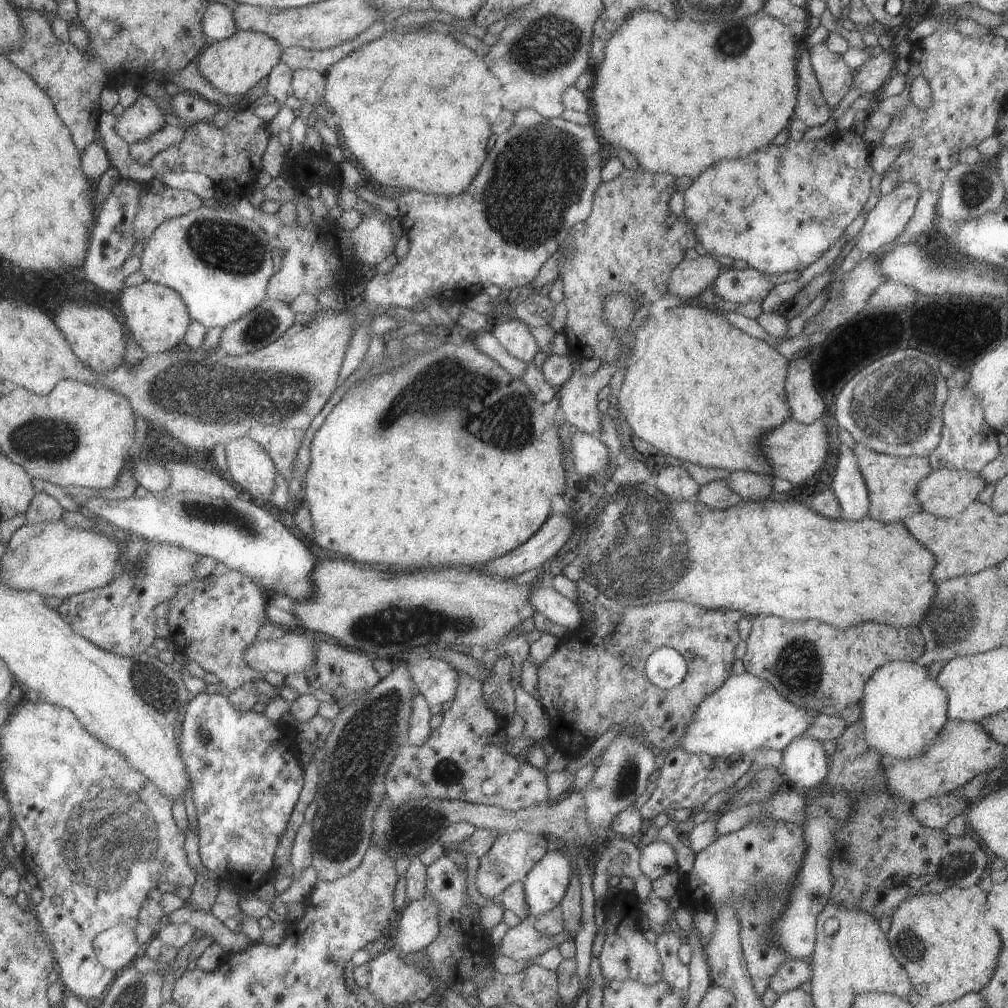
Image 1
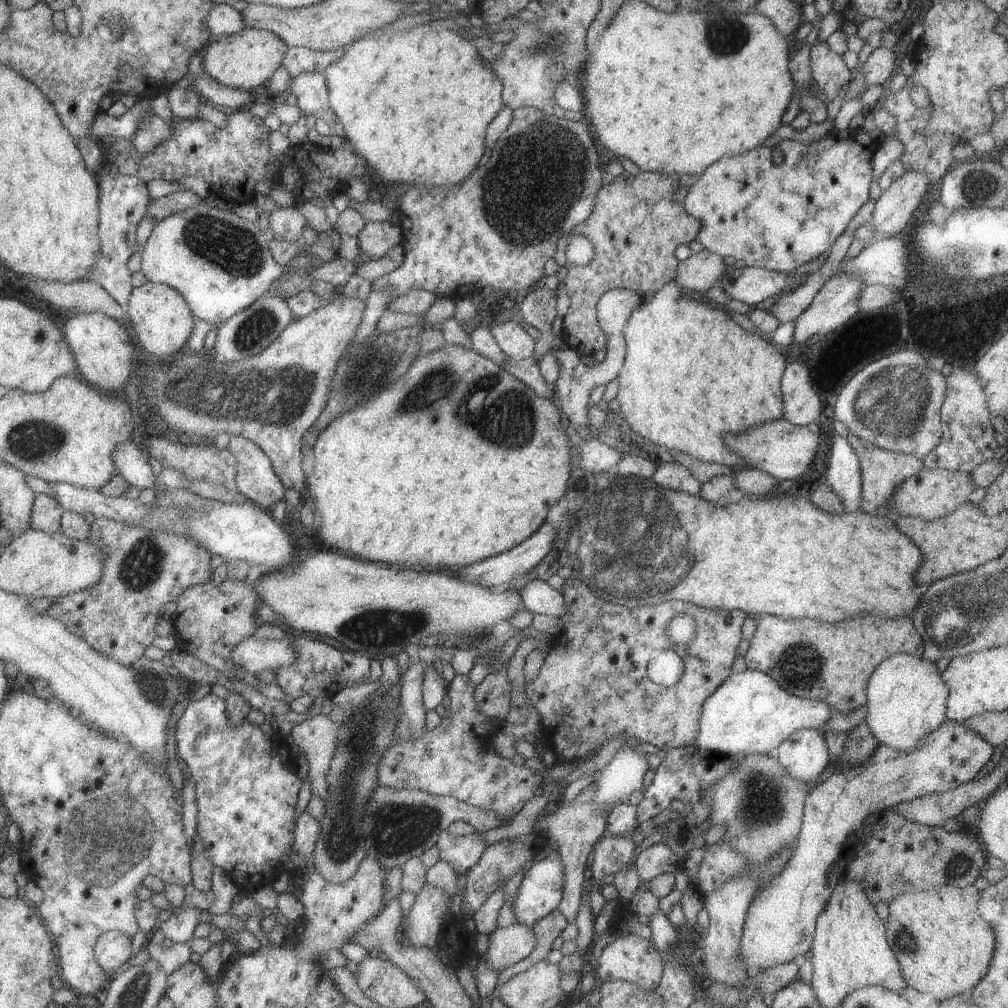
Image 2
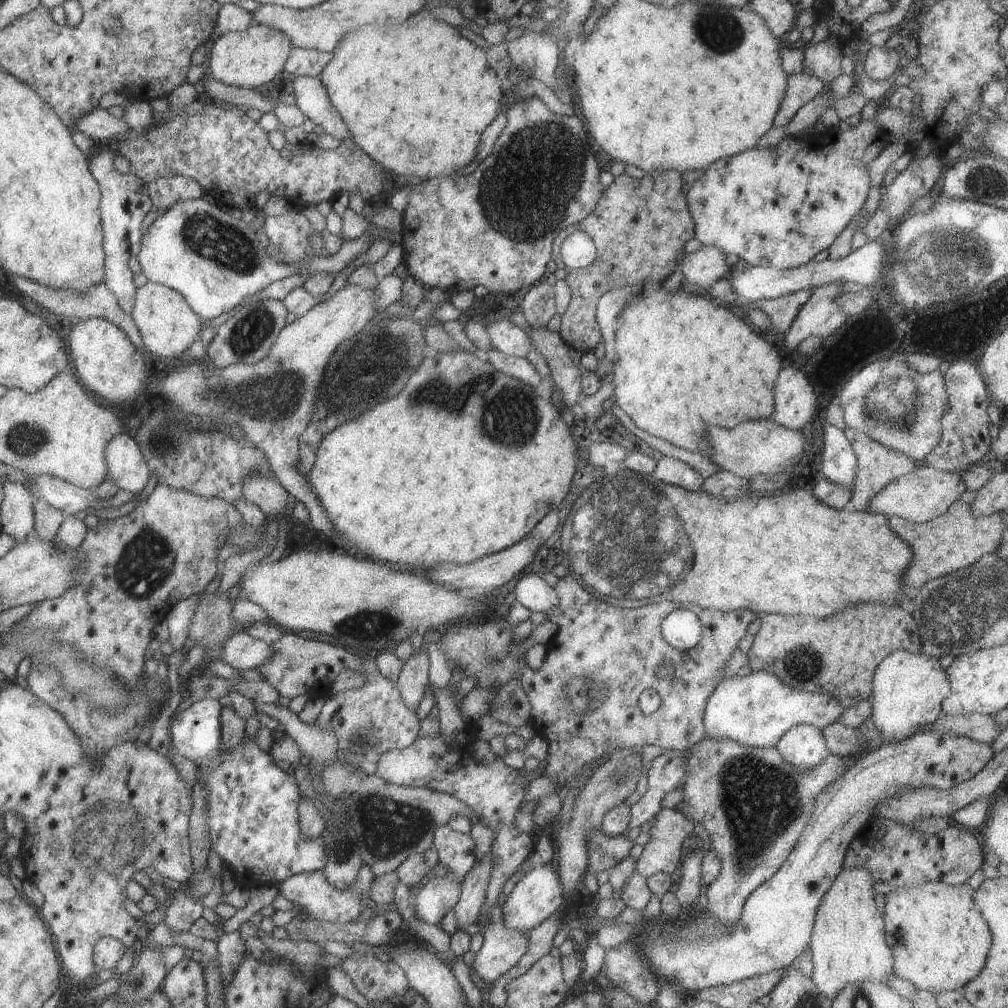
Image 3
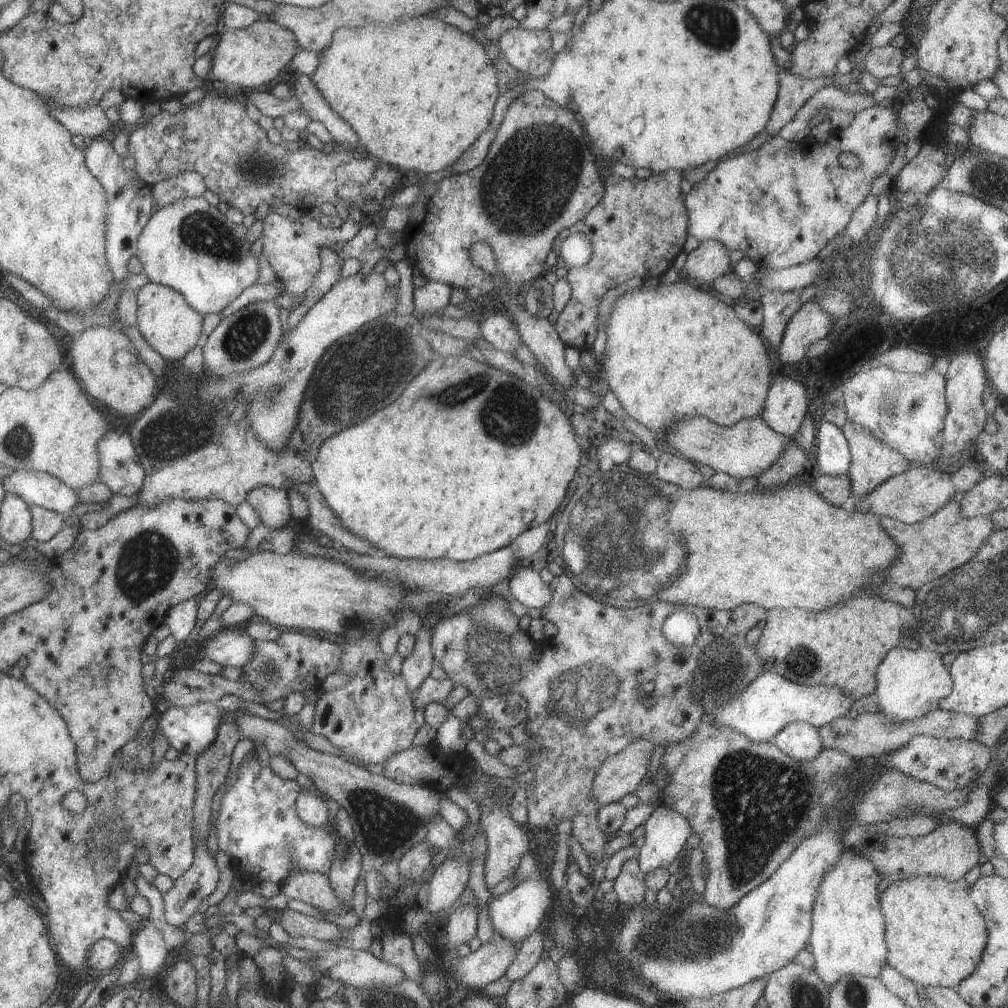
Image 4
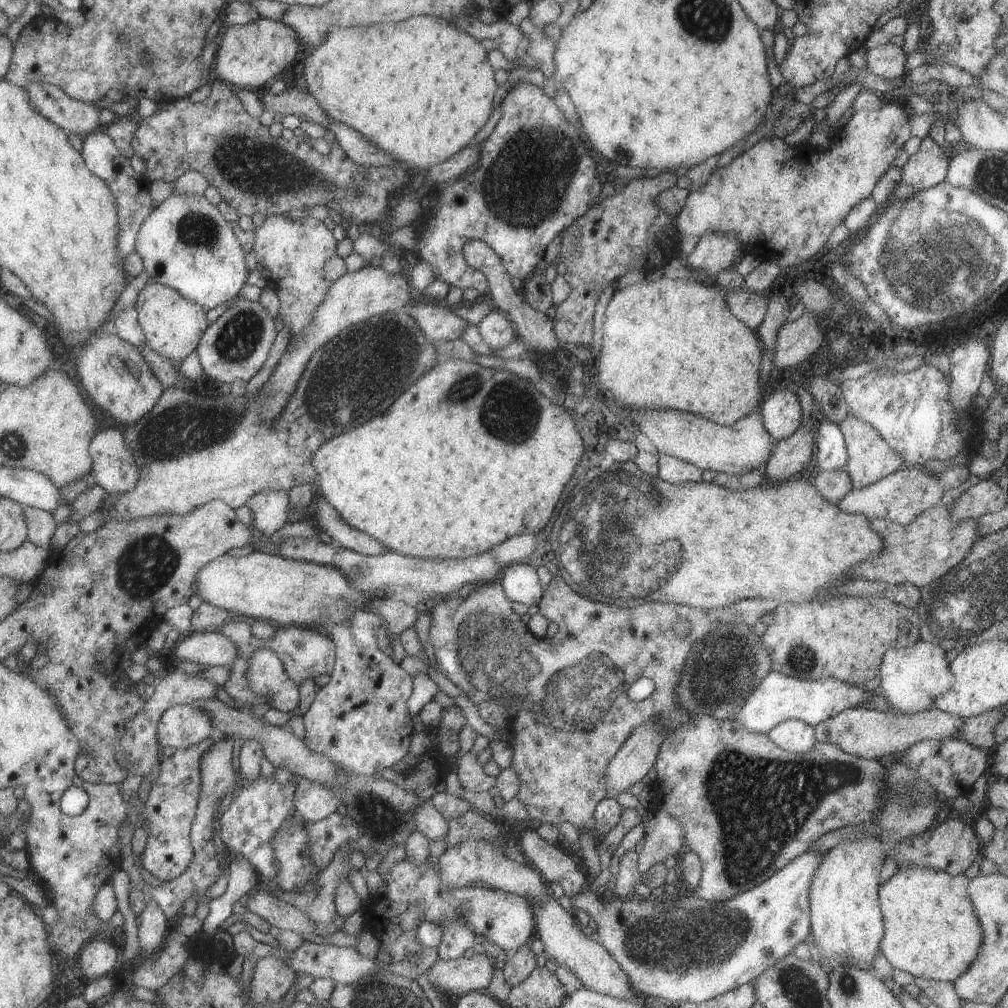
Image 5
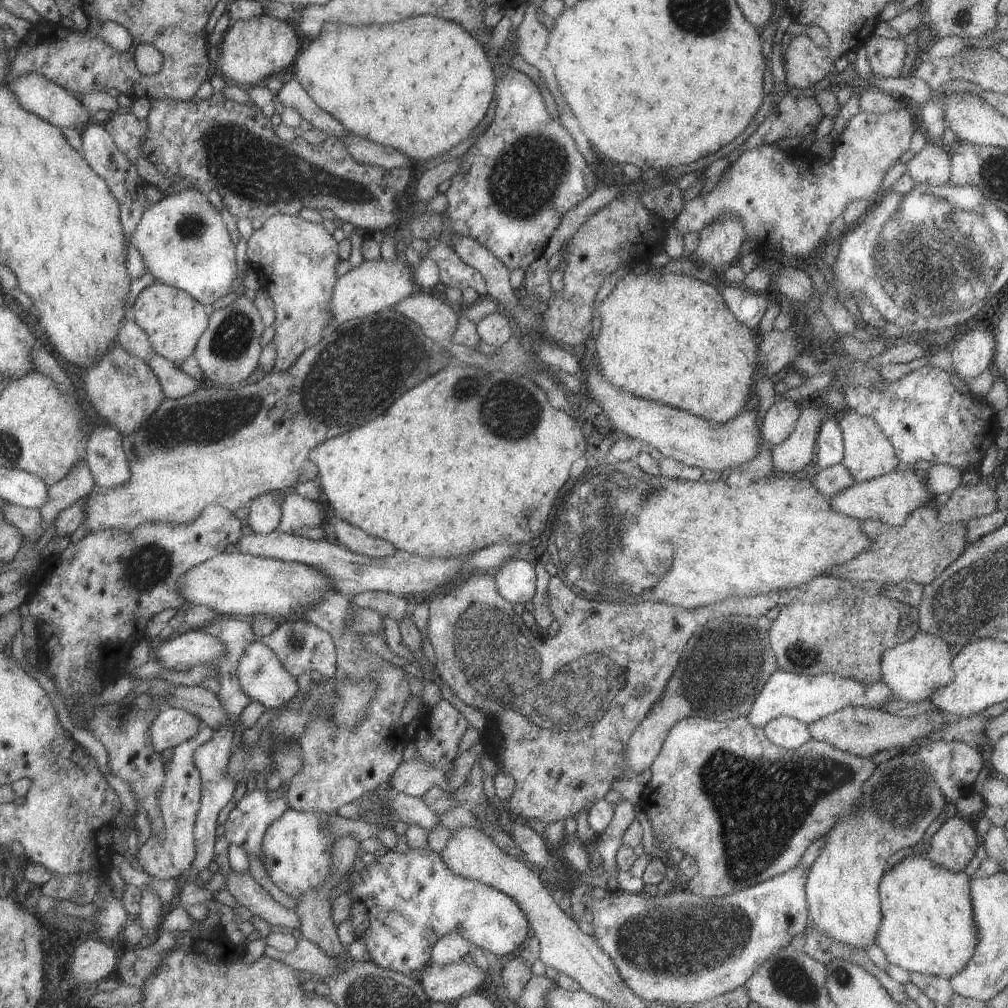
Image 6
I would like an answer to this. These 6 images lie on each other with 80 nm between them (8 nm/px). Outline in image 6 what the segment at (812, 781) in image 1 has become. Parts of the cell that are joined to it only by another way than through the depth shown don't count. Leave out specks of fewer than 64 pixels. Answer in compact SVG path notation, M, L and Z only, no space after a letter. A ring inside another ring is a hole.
M785 715L768 720L762 731L775 746L791 750L811 739L805 723Z

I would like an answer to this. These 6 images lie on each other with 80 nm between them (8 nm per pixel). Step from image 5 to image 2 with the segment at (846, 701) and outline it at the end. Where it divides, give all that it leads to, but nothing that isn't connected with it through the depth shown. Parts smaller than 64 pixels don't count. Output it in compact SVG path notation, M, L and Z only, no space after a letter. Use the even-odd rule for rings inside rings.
M746 668L740 673L730 673L713 694L703 701L695 747L723 756L729 756L731 753L768 753L770 750L777 749L779 743L794 730L804 728L821 730L833 714L835 712L824 700L796 697L783 690L783 687L779 688L779 684L768 674Z

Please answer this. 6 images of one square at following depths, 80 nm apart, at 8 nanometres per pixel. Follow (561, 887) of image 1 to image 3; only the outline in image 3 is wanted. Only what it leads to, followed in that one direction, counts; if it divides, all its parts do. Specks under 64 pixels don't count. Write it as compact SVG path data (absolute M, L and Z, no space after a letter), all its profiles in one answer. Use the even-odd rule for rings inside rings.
M546 864L527 871L509 895L500 900L500 904L502 906L501 924L525 935L528 930L535 928L541 921L551 916L555 910L559 910L565 905L565 894L558 881L558 873L551 868L550 864Z

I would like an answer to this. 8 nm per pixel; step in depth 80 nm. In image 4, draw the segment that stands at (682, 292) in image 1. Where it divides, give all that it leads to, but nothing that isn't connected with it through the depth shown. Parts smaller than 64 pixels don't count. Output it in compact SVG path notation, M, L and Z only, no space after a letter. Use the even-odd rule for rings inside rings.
M702 240L686 254L682 275L711 285L715 278L732 270L733 263L729 259L729 253L730 250L716 240Z

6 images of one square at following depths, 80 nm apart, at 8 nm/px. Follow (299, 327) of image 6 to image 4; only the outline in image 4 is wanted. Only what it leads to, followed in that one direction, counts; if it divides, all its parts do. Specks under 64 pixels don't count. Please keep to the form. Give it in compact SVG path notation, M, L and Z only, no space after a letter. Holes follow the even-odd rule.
M269 212L262 220L260 232L261 252L265 260L273 268L275 278L283 282L283 295L303 297L304 292L311 286L320 267L320 250L329 247L339 241L348 241L357 234L362 224L354 223L347 218L338 228L325 227L318 220L303 213L297 220L291 220L287 216Z

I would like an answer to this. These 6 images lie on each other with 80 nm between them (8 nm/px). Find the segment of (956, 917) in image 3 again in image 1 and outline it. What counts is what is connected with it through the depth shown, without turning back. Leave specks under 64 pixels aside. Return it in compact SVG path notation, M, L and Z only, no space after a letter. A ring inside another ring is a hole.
M978 885L966 889L951 886L942 893L911 895L899 902L891 914L891 922L886 939L893 958L905 969L915 993L928 996L933 1004L950 1003L965 993L977 993L994 973L996 956L1001 939L993 927L984 919L986 892Z

